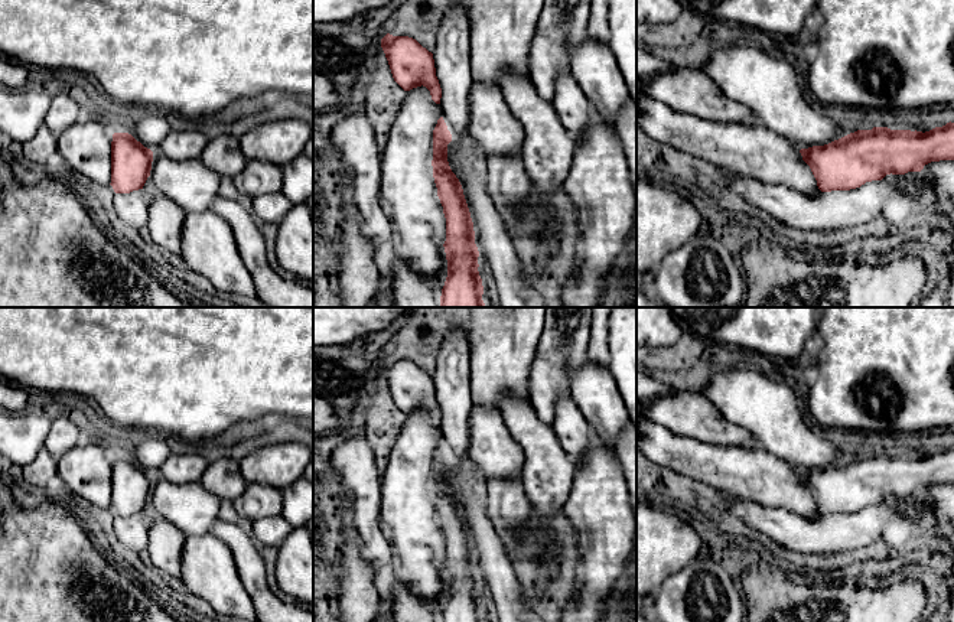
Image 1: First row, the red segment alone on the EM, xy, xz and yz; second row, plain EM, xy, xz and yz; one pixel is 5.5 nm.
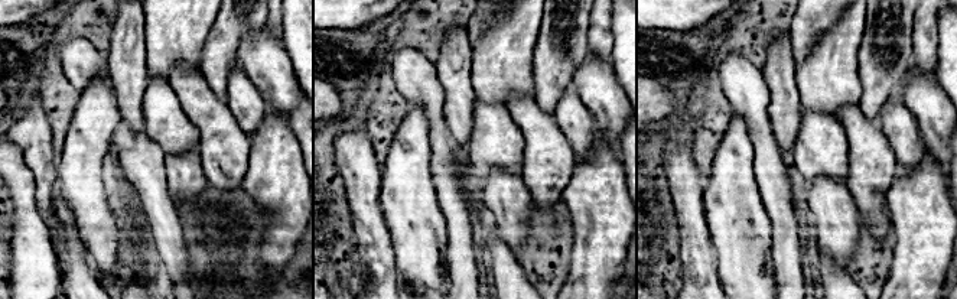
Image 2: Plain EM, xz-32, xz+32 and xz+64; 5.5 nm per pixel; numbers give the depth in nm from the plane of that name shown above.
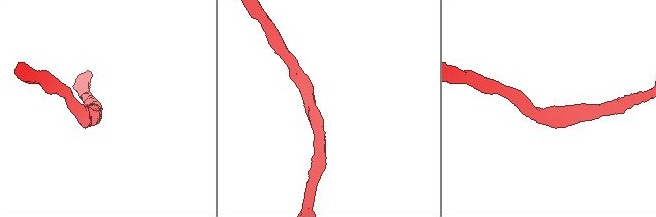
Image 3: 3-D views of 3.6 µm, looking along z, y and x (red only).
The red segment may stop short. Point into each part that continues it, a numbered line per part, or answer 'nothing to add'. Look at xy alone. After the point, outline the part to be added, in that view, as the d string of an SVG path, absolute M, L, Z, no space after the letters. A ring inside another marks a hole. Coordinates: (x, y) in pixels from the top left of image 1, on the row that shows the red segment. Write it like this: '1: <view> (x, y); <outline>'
nothing to add

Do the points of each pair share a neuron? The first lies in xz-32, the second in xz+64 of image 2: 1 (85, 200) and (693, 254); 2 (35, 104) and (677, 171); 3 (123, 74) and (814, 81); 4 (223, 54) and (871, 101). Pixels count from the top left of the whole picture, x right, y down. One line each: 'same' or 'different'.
1: different
2: same
3: different
4: same

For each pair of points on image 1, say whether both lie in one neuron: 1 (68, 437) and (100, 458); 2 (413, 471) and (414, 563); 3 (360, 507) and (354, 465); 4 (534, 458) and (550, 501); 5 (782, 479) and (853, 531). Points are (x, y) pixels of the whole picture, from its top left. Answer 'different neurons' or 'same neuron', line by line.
1: different neurons
2: same neuron
3: same neuron
4: same neuron
5: different neurons

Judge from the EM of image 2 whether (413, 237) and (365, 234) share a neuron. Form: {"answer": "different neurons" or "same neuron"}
{"answer": "different neurons"}

